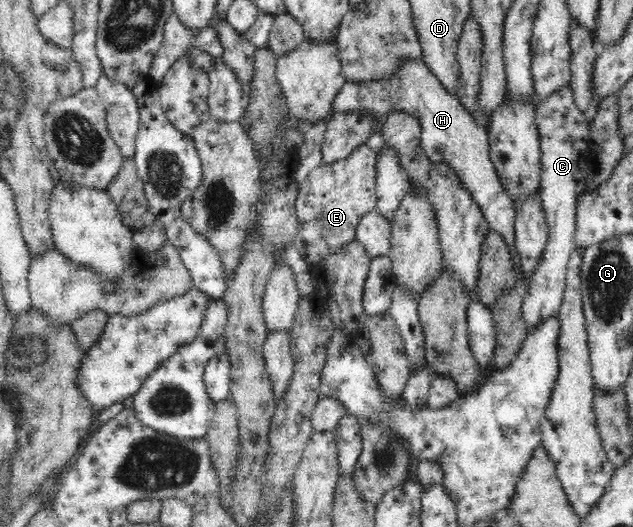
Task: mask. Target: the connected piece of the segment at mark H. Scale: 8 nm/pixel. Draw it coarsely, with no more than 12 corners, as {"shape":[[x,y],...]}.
{"shape":[[421,59],[346,80],[331,116],[396,111],[419,120],[431,162],[447,163],[509,247],[514,203],[488,130]]}

